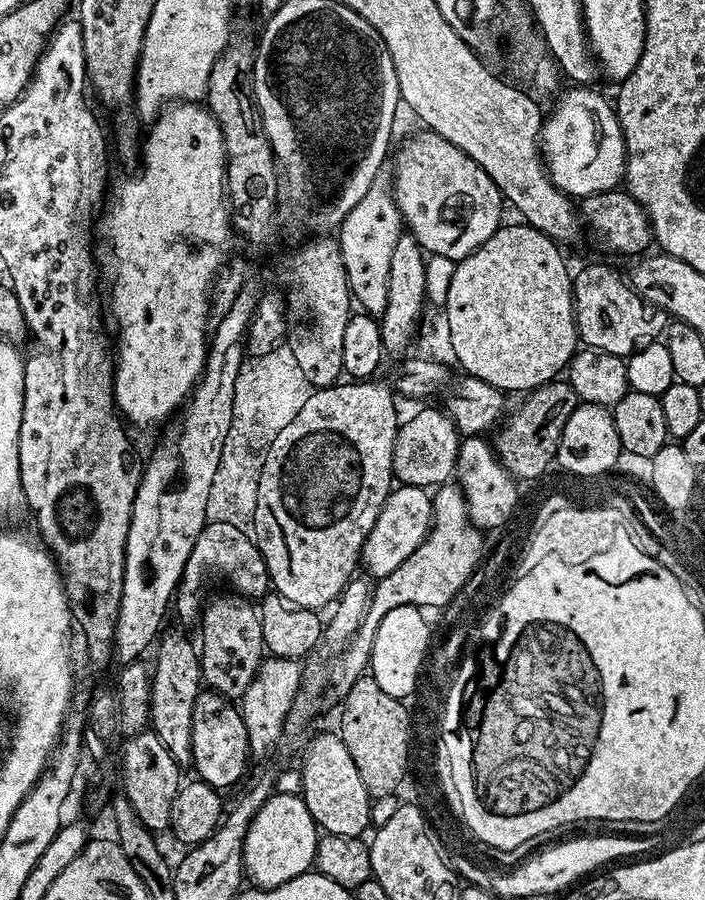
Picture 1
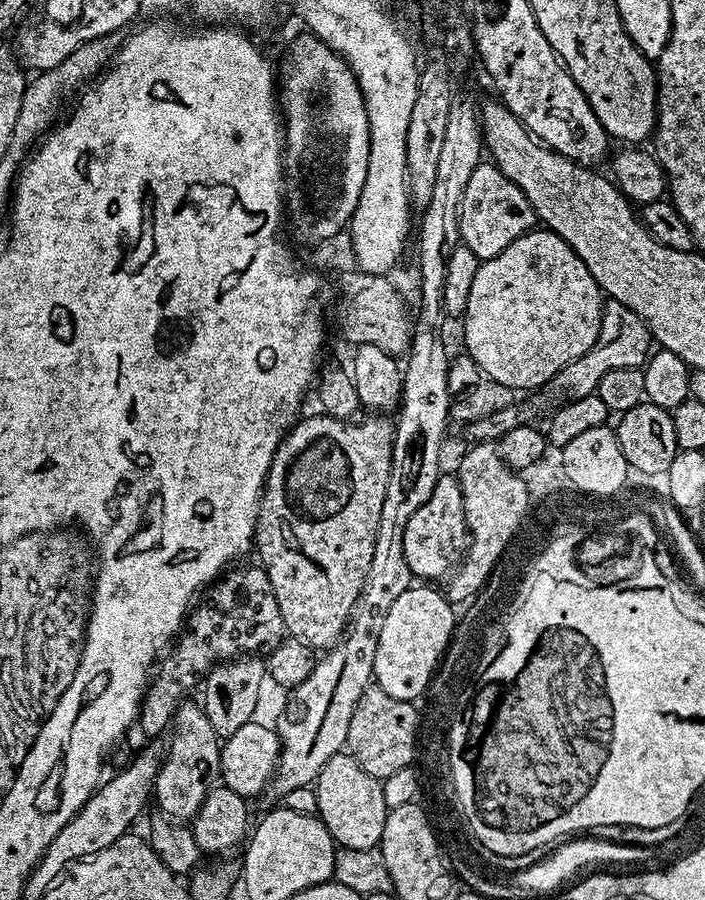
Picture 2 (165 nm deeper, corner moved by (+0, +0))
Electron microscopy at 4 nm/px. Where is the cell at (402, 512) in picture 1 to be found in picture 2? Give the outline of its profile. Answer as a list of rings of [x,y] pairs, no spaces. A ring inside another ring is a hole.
[[[441,474],[434,486],[434,494],[418,506],[414,518],[406,525],[406,562],[410,562],[413,577],[425,576],[425,581],[436,582],[439,576],[447,577],[466,555],[470,543],[468,523],[464,513],[464,499],[460,481],[455,475]]]

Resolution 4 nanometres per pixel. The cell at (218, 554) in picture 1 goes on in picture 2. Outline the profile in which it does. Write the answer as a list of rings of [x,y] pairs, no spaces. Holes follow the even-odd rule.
[[[233,567],[225,571],[195,601],[186,617],[186,627],[179,633],[174,647],[155,665],[148,689],[144,692],[144,701],[140,703],[138,728],[152,736],[148,738],[159,737],[156,735],[171,725],[180,705],[191,697],[188,695],[195,688],[197,691],[202,678],[216,665],[226,660],[270,654],[285,640],[282,610],[274,586],[270,586],[270,578],[263,567],[255,567]]]

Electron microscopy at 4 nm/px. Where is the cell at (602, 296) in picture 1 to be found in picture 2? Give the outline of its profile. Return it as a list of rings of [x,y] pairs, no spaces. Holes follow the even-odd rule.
[[[608,300],[604,306],[602,322],[600,323],[600,333],[582,358],[570,362],[570,366],[562,366],[554,378],[550,378],[542,389],[542,396],[545,401],[556,400],[557,405],[569,404],[578,398],[586,398],[595,393],[598,382],[602,382],[602,374],[610,370],[626,370],[627,368],[639,368],[647,361],[653,351],[654,341],[652,333],[648,331],[648,325],[634,314],[622,302]]]

